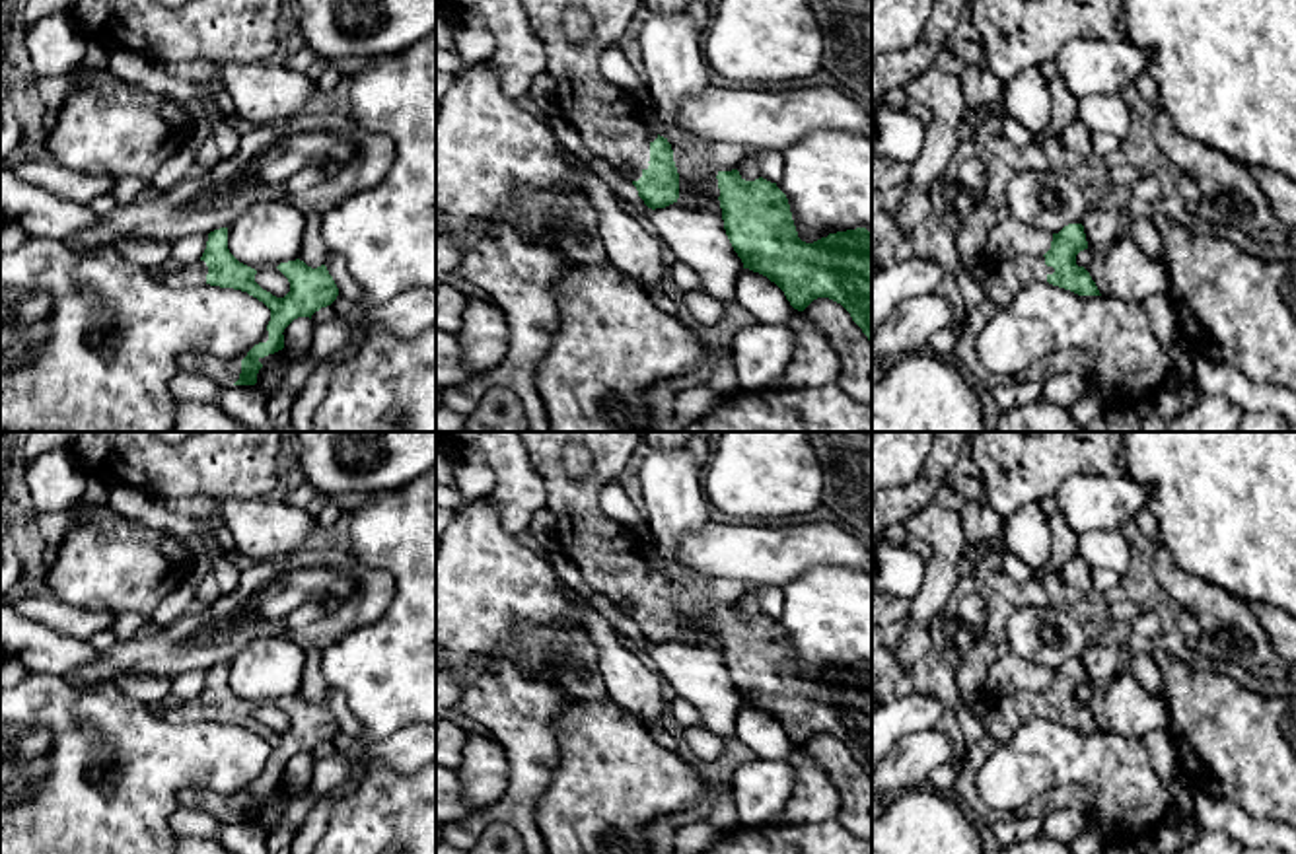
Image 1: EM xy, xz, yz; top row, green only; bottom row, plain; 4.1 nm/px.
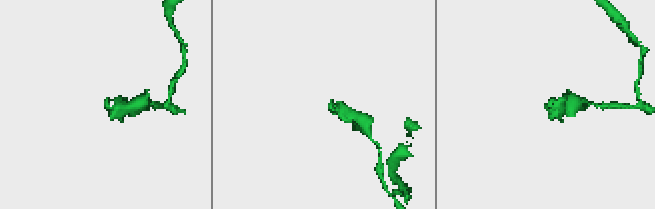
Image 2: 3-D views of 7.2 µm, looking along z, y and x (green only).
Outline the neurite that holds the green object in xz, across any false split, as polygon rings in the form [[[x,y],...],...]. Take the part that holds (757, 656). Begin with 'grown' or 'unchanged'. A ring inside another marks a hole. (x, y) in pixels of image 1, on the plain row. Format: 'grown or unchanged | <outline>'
unchanged | [[[738,605],[716,615],[724,665],[743,704],[774,718],[798,747],[817,733],[841,739],[872,778],[872,667],[856,663],[806,679],[776,619],[745,617]]]

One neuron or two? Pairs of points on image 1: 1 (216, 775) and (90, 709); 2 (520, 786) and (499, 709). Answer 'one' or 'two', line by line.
1: one
2: one

